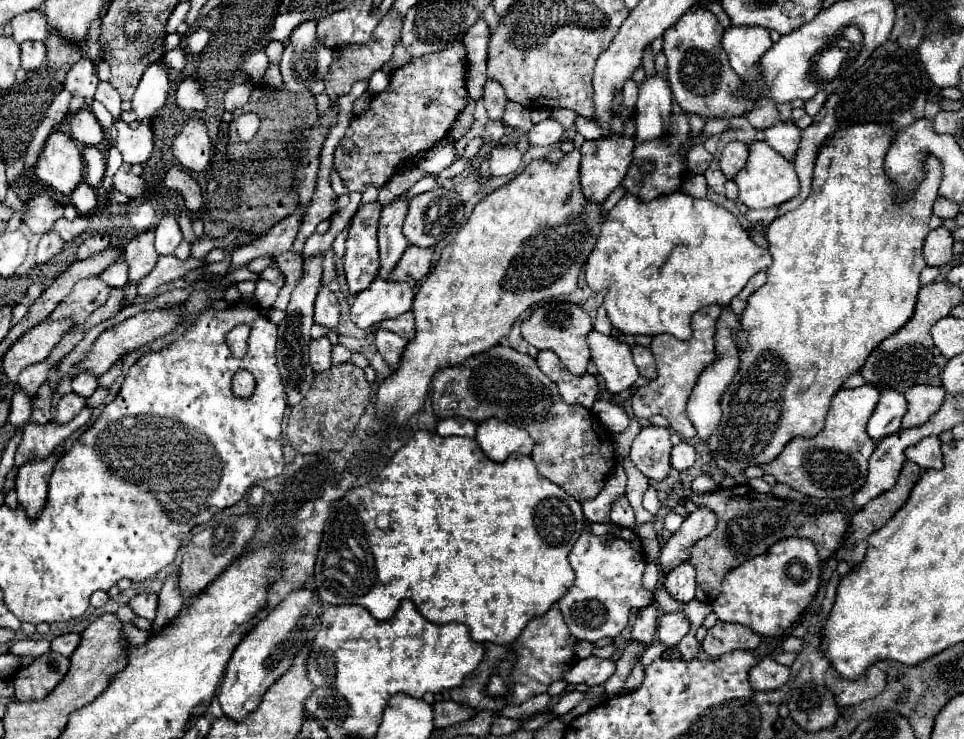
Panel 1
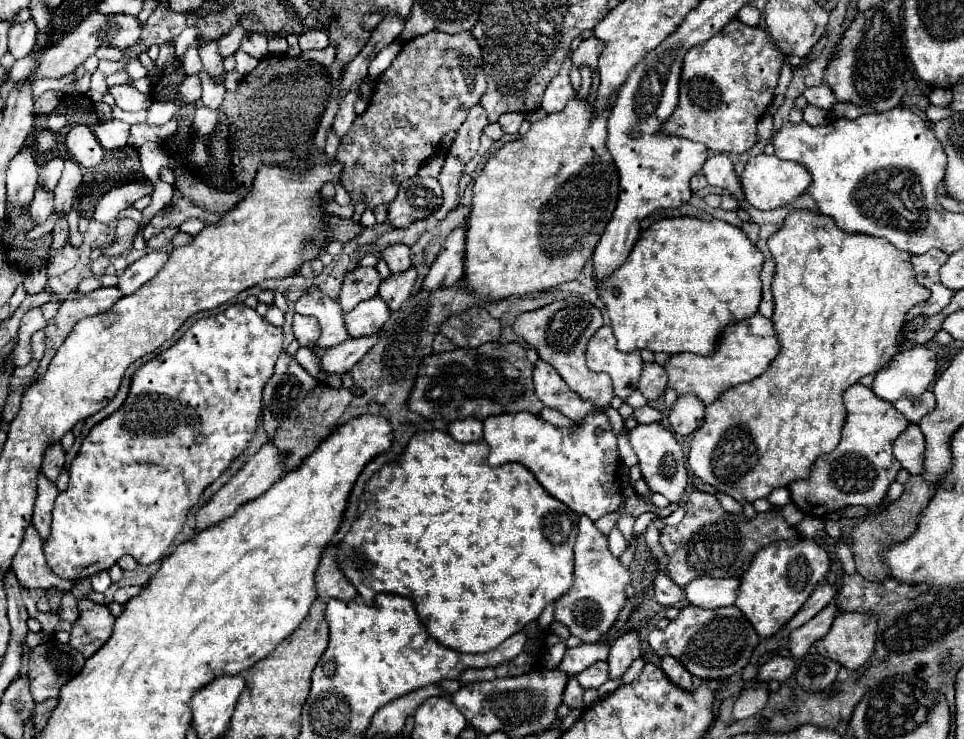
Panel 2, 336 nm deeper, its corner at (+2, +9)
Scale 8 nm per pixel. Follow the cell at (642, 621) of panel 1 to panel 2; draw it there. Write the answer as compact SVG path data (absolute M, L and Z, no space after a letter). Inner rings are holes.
M628 629L624 631L612 645L610 645L610 655L608 655L608 665L610 665L610 677L618 679L626 673L630 663L640 657L640 629Z

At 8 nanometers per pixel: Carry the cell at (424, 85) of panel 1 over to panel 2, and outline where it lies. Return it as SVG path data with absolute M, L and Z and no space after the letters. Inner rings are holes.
M432 31L406 41L392 65L376 79L368 109L356 117L350 131L340 141L336 153L336 159L342 165L340 183L344 185L352 201L364 203L370 209L392 203L400 183L418 173L422 163L436 153L444 135L460 129L466 113L472 105L478 105L484 91L486 79L482 71L482 51L470 31L462 31L456 35Z

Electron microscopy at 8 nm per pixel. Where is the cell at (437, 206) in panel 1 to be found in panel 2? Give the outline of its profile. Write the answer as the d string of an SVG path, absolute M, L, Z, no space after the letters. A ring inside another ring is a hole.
M410 177L402 181L398 197L388 205L388 223L396 229L406 229L416 221L428 219L442 205L442 189L434 177Z

